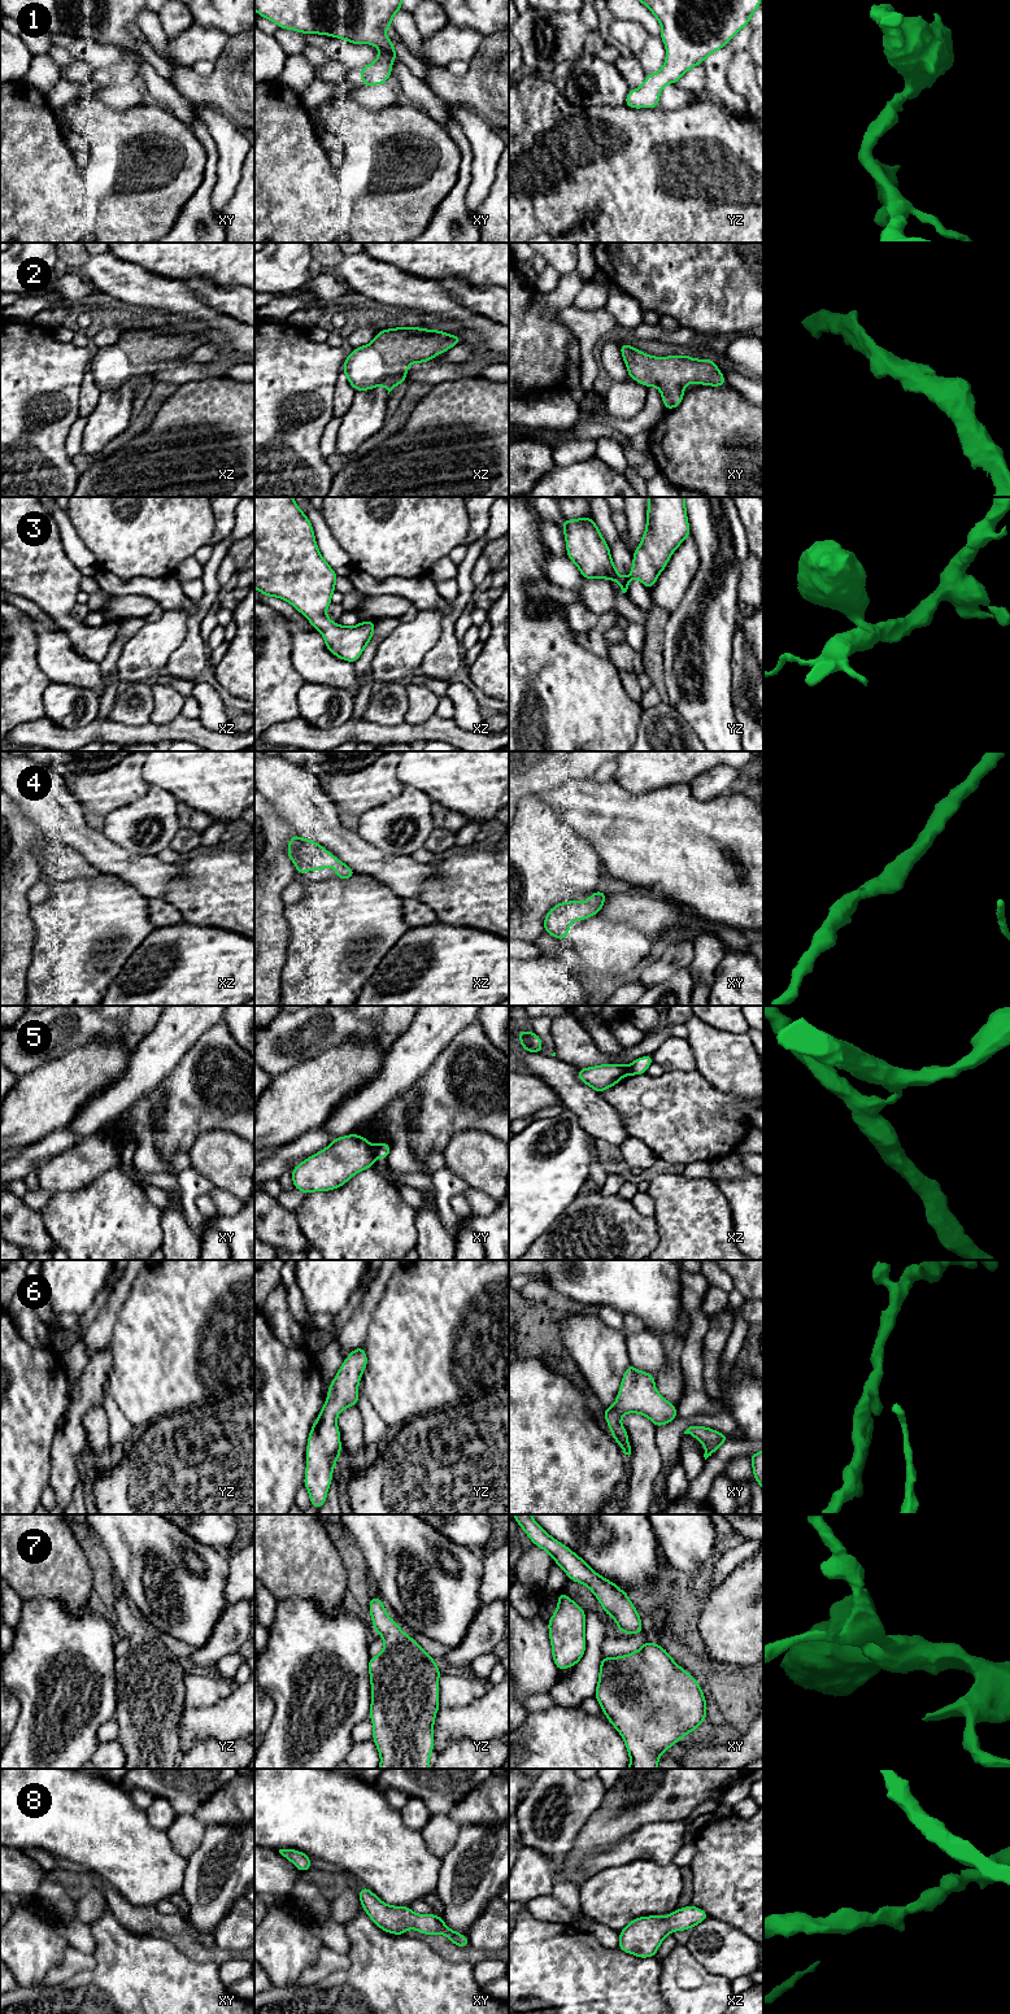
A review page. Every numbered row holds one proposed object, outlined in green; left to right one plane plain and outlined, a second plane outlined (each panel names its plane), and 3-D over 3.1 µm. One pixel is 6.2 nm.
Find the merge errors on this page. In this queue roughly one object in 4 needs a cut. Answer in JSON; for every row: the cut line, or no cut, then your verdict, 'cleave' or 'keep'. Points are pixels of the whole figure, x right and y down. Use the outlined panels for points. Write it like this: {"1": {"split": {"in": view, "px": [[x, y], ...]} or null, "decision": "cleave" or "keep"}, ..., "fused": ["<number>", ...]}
{"1": {"split": null, "decision": "keep"}, "2": {"split": null, "decision": "keep"}, "3": {"split": null, "decision": "keep"}, "4": {"split": null, "decision": "keep"}, "5": {"split": {"in": "xy", "px": [[373, 1147], [375, 1155]]}, "decision": "cleave"}, "6": {"split": null, "decision": "keep"}, "7": {"split": null, "decision": "keep"}, "8": {"split": null, "decision": "keep"}, "fused": ["5"]}

